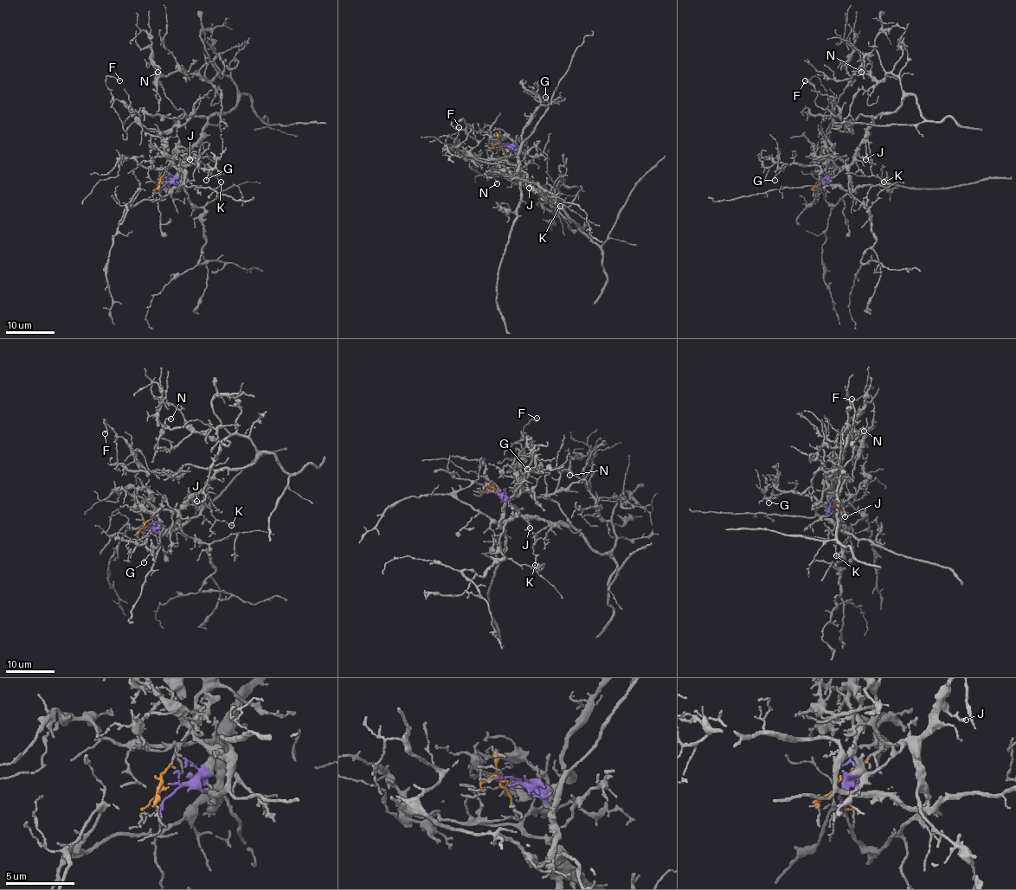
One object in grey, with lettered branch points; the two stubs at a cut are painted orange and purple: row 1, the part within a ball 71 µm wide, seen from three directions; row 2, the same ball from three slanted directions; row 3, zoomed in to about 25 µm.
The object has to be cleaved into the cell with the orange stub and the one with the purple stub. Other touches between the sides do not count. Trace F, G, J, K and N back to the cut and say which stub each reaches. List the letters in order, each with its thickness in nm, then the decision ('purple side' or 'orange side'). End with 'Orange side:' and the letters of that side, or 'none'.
F: calibre 150 nm; orange side
G: calibre 100 nm; purple side
J: calibre 220 nm; orange side
K: calibre 140 nm; orange side
N: calibre 160 nm; orange side
Orange side: F, J, K, N

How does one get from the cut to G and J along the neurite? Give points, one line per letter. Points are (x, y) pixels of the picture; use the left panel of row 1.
G: (163, 181), (169, 181), (183, 169), (183, 165), (197, 164), (208, 170), (206, 180)
J: (163, 181), (160, 179), (168, 168), (179, 166), (185, 156), (190, 159)

